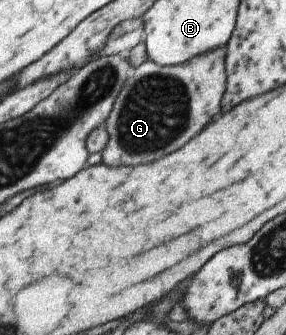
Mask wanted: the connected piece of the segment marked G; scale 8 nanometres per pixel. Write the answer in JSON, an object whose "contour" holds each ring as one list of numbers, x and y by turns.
{"contour":[[226,45,177,65,159,65,148,59,132,69,106,119,105,125,109,139,102,149,103,163,109,167,121,167,121,165,131,167,131,165,141,165,141,163,153,163,177,151,179,147,183,147,221,111,221,99,225,93,226,79]]}

